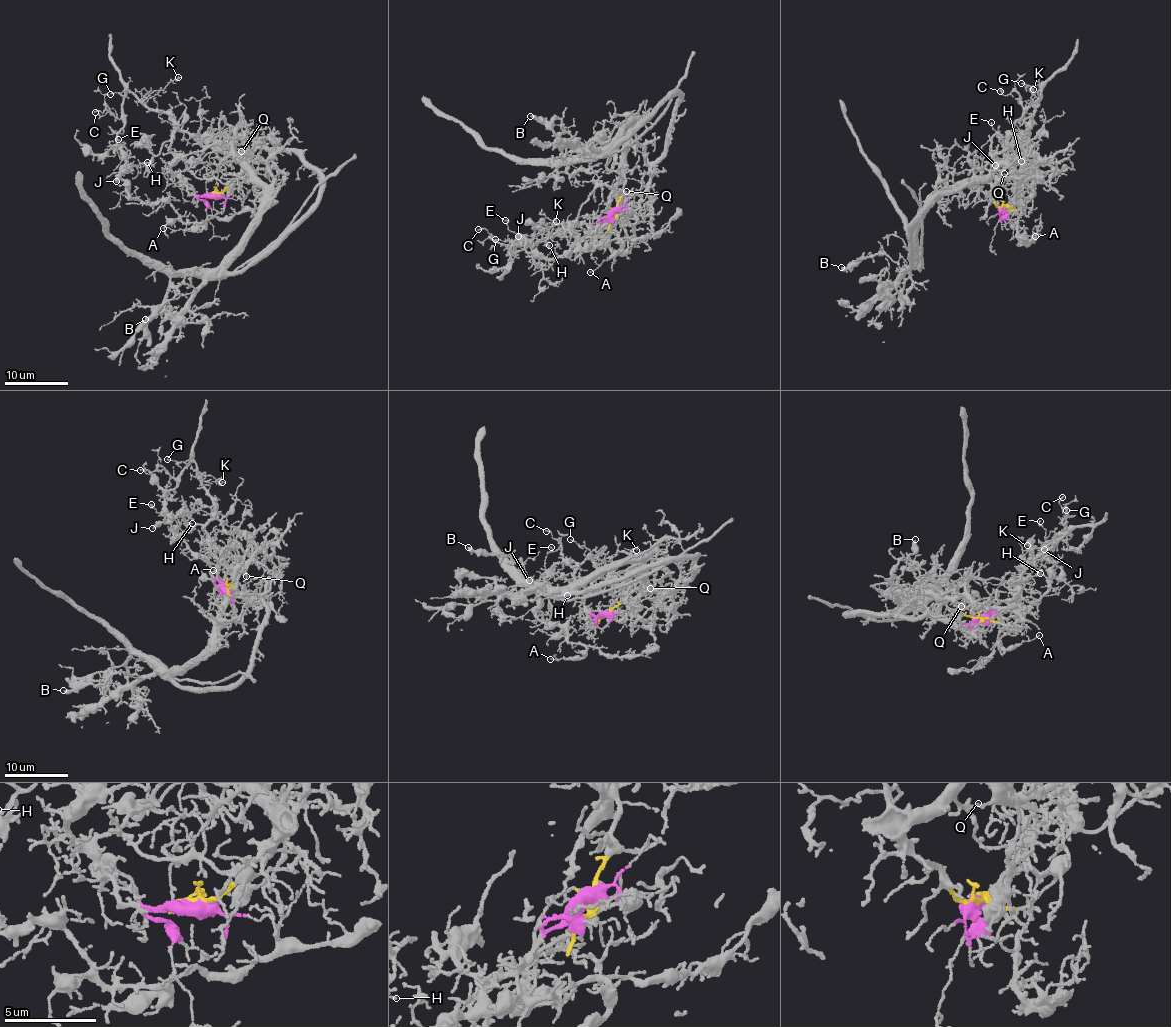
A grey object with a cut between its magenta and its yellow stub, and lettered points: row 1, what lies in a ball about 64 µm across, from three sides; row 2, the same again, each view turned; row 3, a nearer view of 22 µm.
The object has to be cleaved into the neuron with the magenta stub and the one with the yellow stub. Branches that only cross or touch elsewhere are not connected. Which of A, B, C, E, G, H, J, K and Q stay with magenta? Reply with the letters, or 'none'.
A, C, E, G, H, J, K

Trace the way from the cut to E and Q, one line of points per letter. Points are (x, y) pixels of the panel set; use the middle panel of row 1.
E: (614, 213), (586, 236), (573, 235), (561, 222), (516, 254), (511, 241), (517, 235), (505, 221)
Q: (614, 213), (625, 180), (622, 172), (616, 193), (620, 198), (626, 191)

